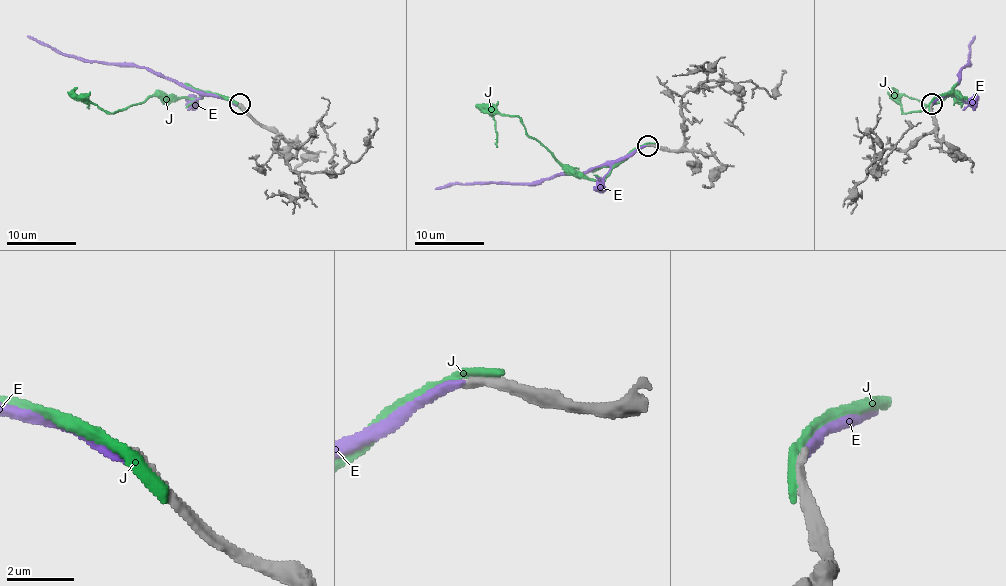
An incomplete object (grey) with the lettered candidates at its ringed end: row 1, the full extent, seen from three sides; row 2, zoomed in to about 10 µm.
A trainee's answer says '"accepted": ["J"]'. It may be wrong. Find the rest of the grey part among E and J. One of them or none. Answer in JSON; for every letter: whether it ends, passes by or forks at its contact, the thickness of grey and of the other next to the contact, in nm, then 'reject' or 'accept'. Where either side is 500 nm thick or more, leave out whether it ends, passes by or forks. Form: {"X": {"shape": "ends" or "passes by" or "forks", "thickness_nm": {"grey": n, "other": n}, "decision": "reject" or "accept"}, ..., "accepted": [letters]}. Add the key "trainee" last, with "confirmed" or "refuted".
{"E": {"shape": "ends", "thickness_nm": {"grey": 320, "other": 280}, "decision": "reject"}, "J": {"shape": "ends", "thickness_nm": {"grey": 420, "other": 440}, "decision": "reject"}, "accepted": [], "trainee": "refuted"}

